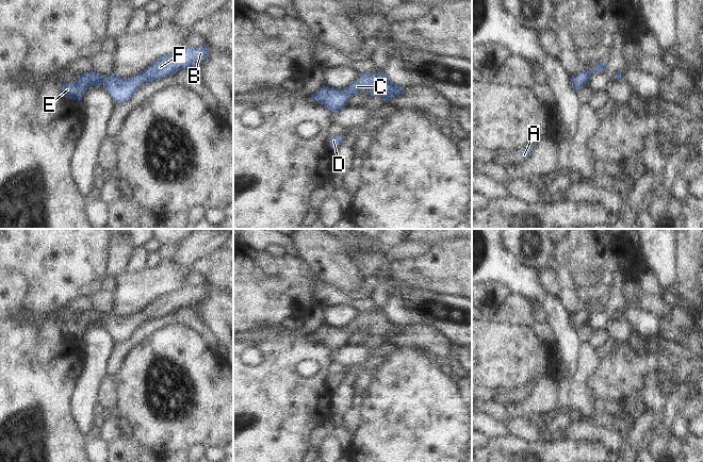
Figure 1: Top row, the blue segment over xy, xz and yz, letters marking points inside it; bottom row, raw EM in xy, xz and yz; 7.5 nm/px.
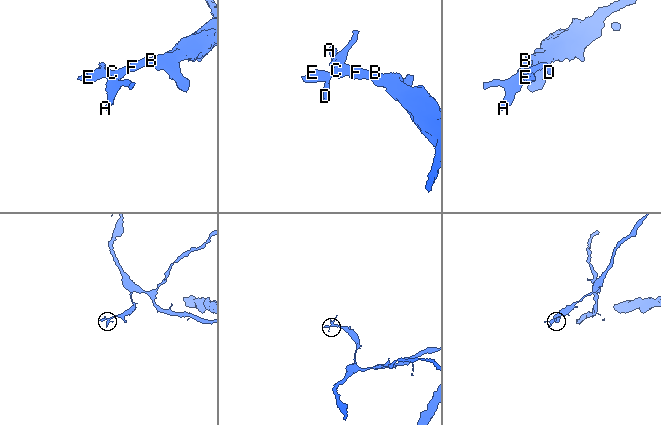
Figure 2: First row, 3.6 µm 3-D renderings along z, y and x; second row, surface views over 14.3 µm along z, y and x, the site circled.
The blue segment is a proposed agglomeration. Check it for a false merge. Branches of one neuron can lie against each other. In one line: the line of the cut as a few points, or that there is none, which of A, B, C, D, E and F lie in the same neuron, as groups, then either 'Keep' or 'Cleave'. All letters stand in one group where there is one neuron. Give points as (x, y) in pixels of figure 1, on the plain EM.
No split. Groups: A B C D E F. Keep.

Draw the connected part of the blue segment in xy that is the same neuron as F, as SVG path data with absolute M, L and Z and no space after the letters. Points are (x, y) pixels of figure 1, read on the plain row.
M208 283L198 286L187 285L180 291L160 296L143 310L128 317L119 316L116 312L103 315L95 309L83 311L75 321L63 321L61 335L81 340L89 325L100 325L103 321L116 342L126 341L143 323L176 313L183 307L195 307L201 303L208 295Z

